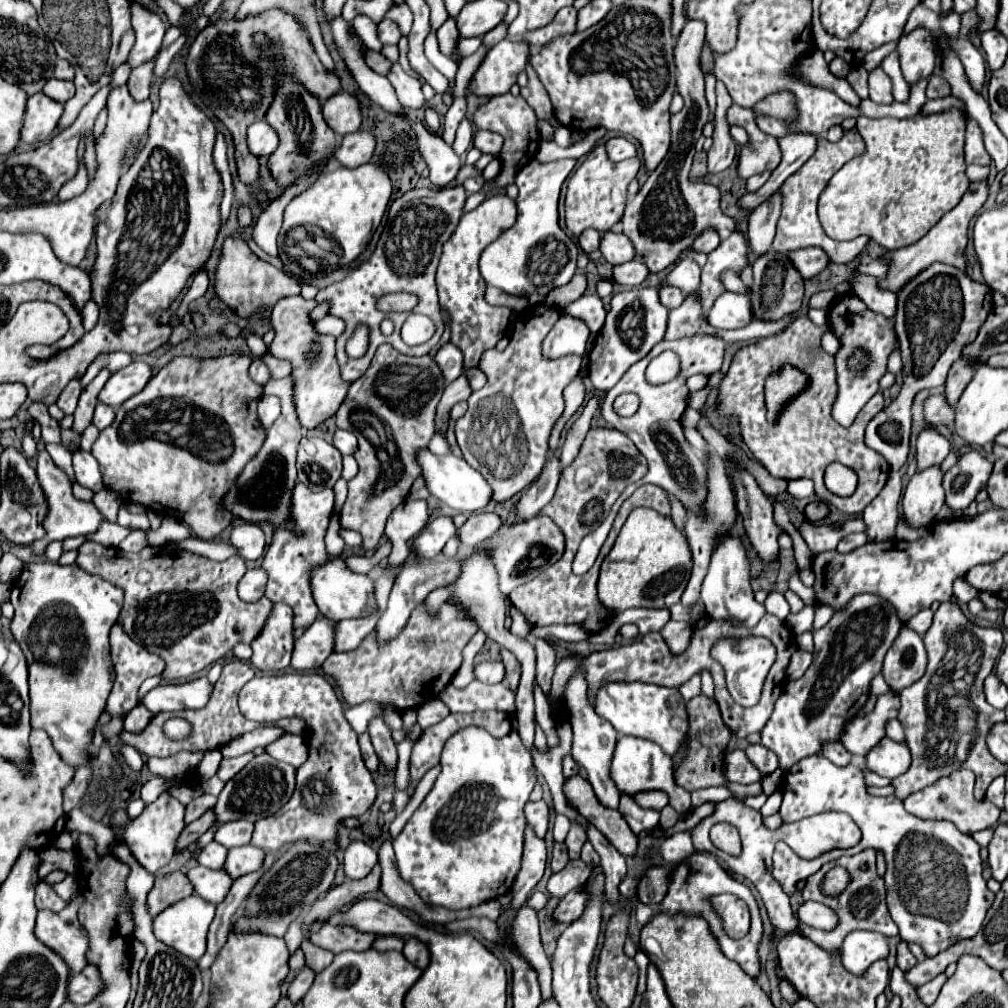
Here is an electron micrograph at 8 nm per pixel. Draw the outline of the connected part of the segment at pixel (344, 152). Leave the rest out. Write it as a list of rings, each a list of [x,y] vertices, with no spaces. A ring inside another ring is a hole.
[[[359,130],[343,138],[341,146],[335,150],[335,158],[341,166],[355,168],[367,164],[373,156],[373,150],[375,150],[375,136],[371,132]]]

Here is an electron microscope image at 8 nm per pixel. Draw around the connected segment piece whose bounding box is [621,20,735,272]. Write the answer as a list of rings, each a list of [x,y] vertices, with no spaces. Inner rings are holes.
[[[689,20],[677,40],[675,66],[677,66],[677,92],[683,96],[685,106],[681,112],[671,116],[671,146],[667,156],[655,168],[655,172],[641,186],[639,194],[627,202],[623,214],[623,232],[631,238],[639,256],[651,272],[663,272],[675,264],[683,250],[687,250],[695,238],[705,230],[713,228],[719,238],[729,238],[735,230],[735,222],[723,214],[719,206],[719,192],[711,190],[709,184],[691,182],[689,172],[695,156],[695,142],[701,136],[701,128],[709,120],[703,72],[699,68],[699,56],[703,50],[705,24],[701,20]]]

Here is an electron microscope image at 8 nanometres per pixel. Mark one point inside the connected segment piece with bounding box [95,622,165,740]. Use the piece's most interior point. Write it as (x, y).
(133, 664)

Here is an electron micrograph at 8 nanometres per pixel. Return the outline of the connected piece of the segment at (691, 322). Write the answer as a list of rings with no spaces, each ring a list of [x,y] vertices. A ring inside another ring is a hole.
[[[695,294],[685,298],[685,304],[669,312],[669,324],[667,324],[667,340],[679,340],[685,336],[693,336],[695,332],[707,332],[711,334],[711,328],[703,324],[703,318],[699,316],[699,304],[695,304]]]

